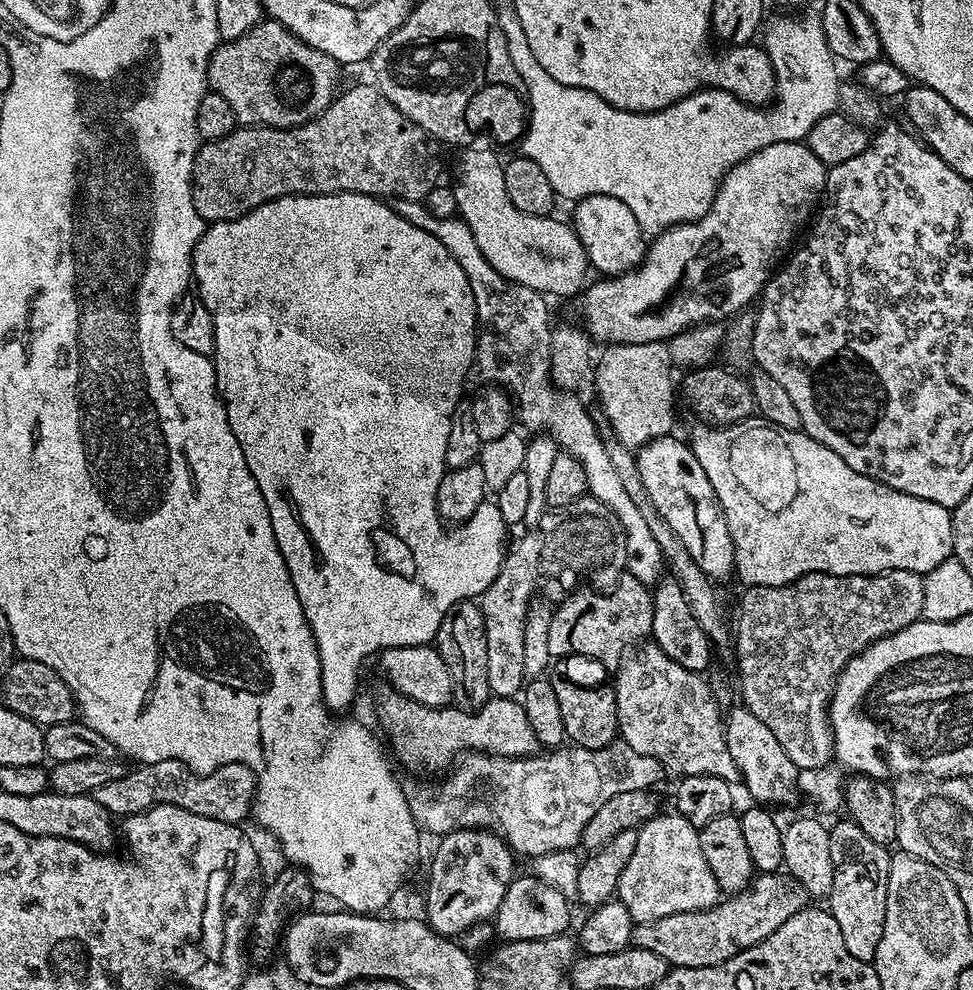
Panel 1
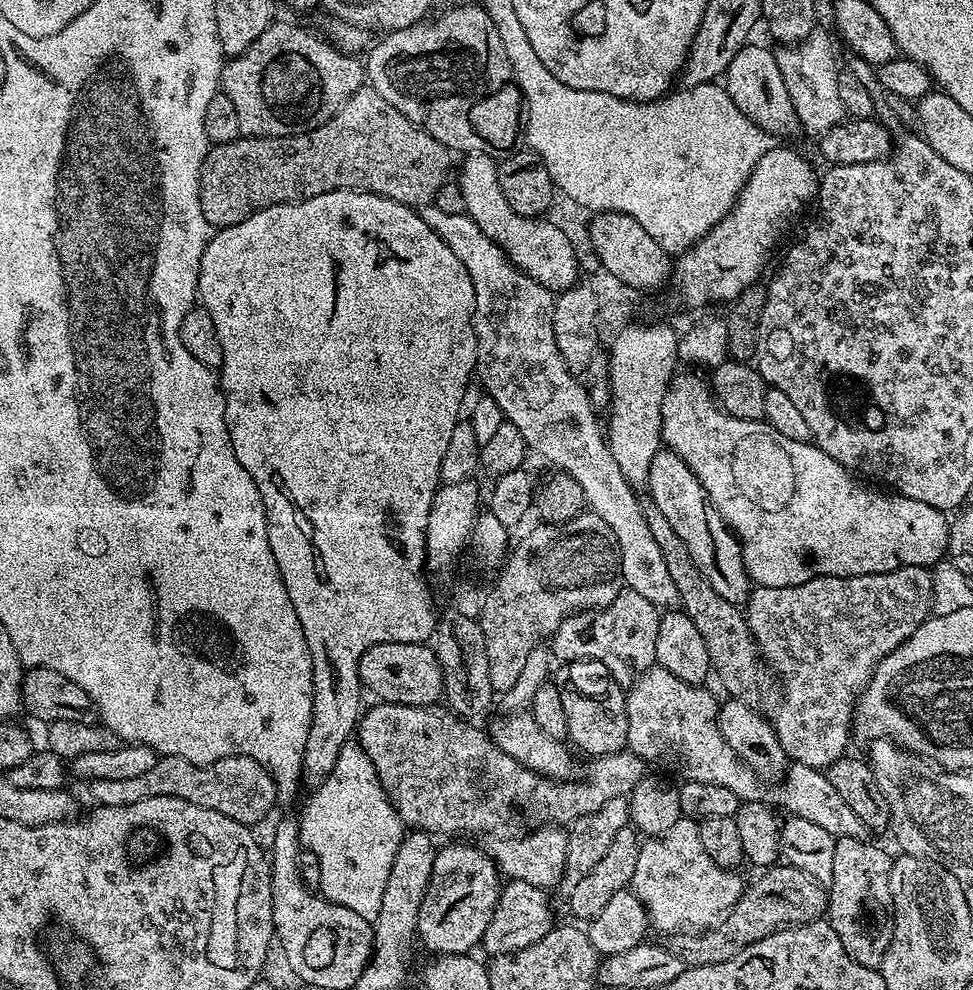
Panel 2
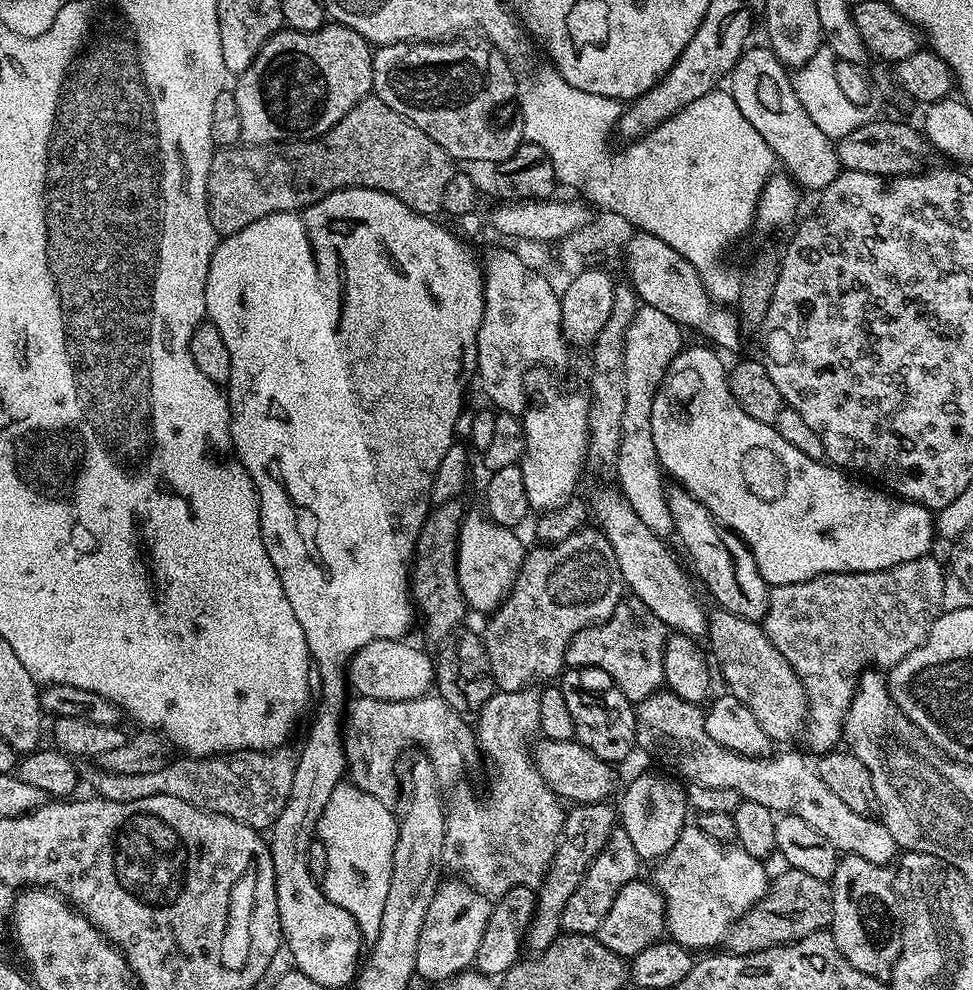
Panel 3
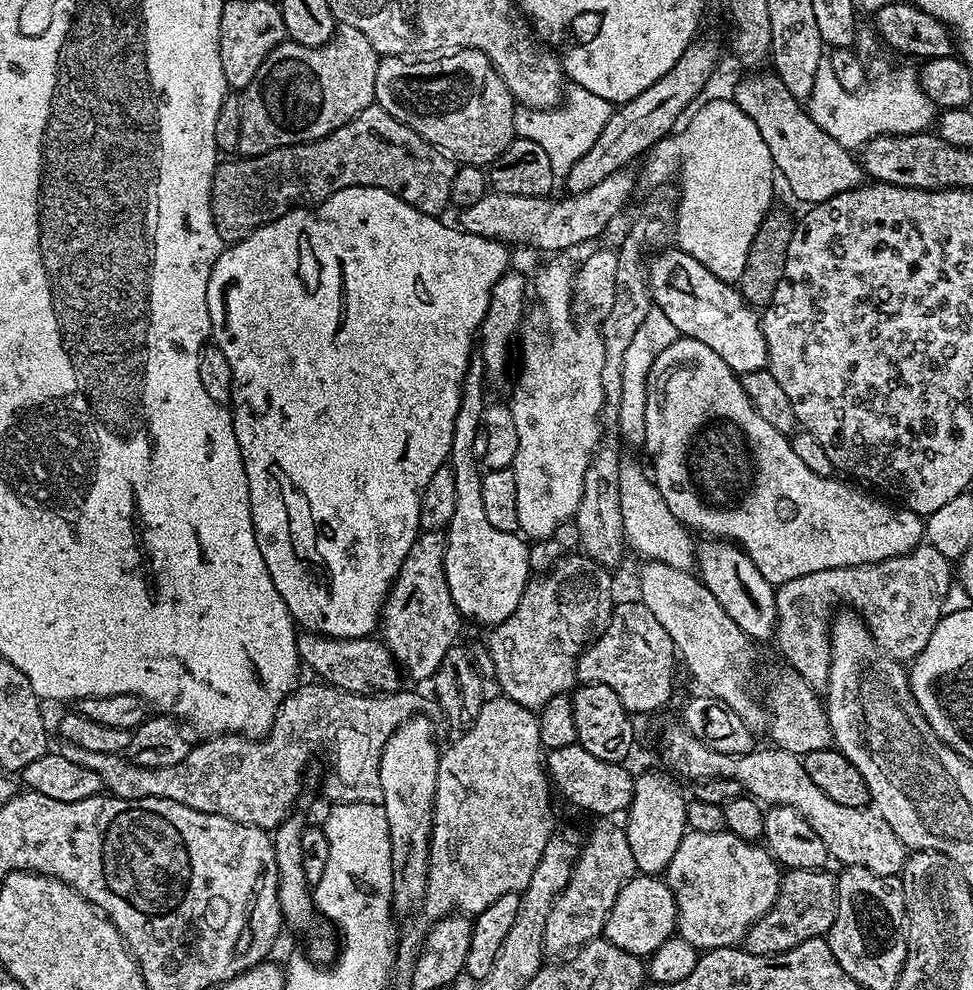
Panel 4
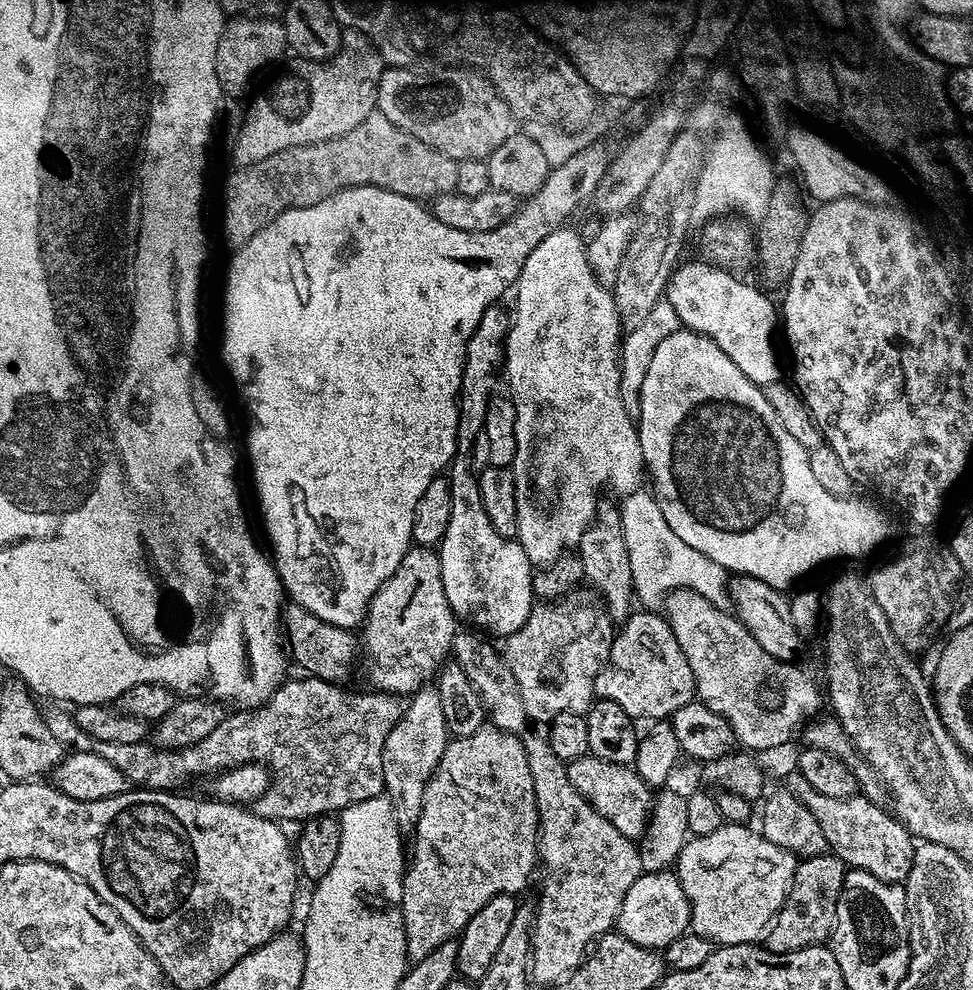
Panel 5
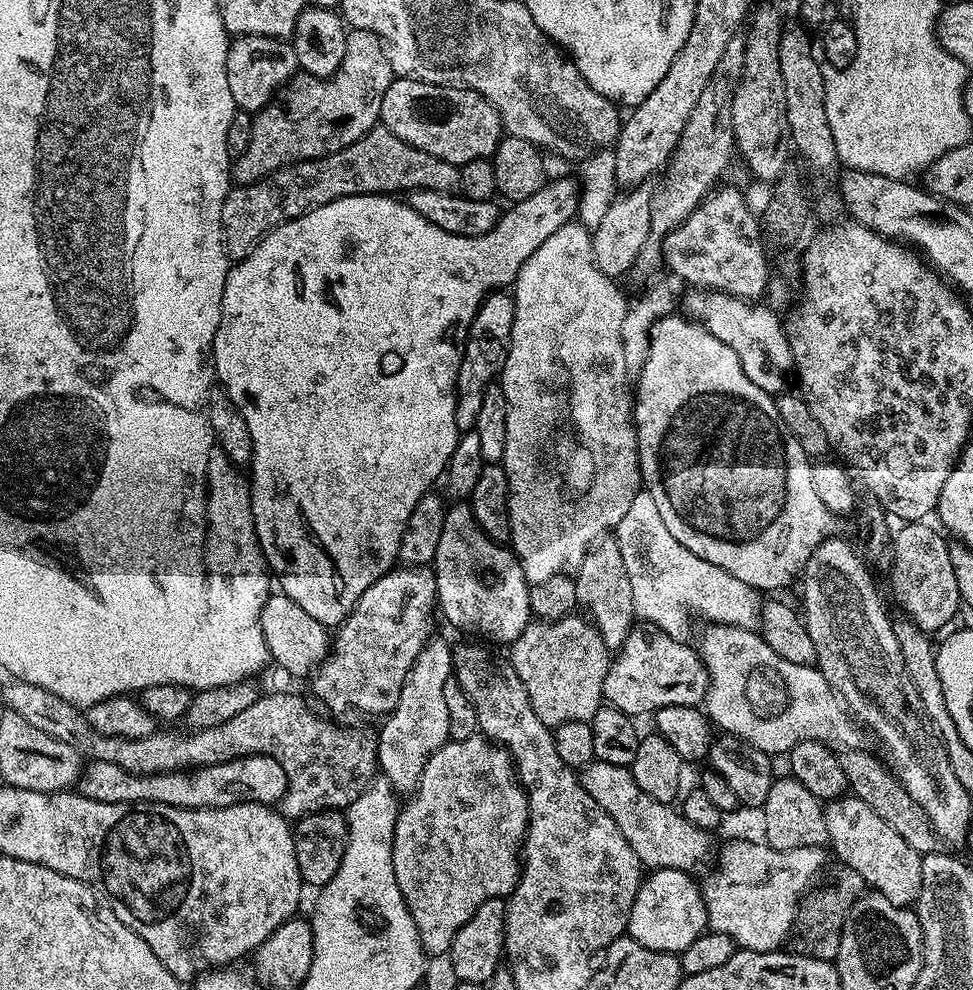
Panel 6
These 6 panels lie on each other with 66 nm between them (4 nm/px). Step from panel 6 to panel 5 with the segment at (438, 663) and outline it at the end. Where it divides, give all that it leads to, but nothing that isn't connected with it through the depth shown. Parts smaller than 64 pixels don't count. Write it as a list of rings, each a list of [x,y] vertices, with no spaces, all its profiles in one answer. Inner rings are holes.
[[[425,686],[407,701],[404,717],[390,730],[382,750],[384,792],[396,819],[396,827],[401,833],[408,834],[415,829],[422,814],[426,786],[446,750],[449,739],[450,733],[437,689]]]

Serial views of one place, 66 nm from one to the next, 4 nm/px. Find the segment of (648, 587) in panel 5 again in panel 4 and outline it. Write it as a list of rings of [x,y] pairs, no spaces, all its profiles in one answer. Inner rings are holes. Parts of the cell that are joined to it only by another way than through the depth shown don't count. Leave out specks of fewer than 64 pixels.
[[[640,464],[620,465],[620,505],[624,519],[624,534],[629,545],[641,552],[645,561],[665,563],[683,570],[688,570],[696,562],[696,544],[693,533],[680,520],[670,514],[670,508],[656,489],[656,482]]]

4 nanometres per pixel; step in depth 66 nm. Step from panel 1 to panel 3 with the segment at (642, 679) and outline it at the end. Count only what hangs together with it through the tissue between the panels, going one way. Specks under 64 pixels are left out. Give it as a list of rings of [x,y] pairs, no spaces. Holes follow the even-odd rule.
[[[669,690],[655,692],[645,700],[635,705],[636,709],[636,742],[639,751],[649,752],[660,764],[665,764],[669,773],[675,774],[681,781],[698,786],[718,786],[725,790],[738,790],[741,800],[759,802],[766,806],[773,814],[780,816],[797,816],[802,822],[814,826],[826,842],[835,846],[837,853],[850,856],[861,856],[875,864],[891,865],[897,859],[898,849],[894,838],[890,838],[890,830],[879,819],[872,816],[854,814],[850,806],[846,806],[838,797],[830,791],[830,786],[818,778],[818,770],[815,763],[803,751],[780,752],[766,756],[743,756],[710,738],[704,729],[704,712],[701,705],[691,704]]]

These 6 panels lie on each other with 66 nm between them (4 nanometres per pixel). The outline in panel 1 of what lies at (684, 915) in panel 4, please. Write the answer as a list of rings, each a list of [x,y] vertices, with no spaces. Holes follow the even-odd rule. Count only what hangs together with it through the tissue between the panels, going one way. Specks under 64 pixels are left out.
[[[657,814],[640,825],[636,832],[634,854],[630,854],[630,862],[626,862],[626,870],[622,870],[622,878],[616,887],[616,896],[623,902],[630,918],[637,924],[654,922],[658,918],[666,918],[679,912],[704,912],[714,907],[722,896],[714,874],[710,874],[710,866],[706,866],[706,858],[702,858],[697,825],[678,814],[671,815]]]

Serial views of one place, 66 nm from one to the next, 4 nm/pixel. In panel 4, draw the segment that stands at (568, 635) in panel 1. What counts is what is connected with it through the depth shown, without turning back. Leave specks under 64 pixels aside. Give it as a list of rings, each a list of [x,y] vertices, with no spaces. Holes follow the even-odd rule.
[[[633,598],[613,607],[606,630],[581,652],[576,662],[576,672],[583,683],[610,686],[629,714],[656,714],[672,696],[676,664],[678,668],[676,646],[665,627],[654,618],[645,604]]]

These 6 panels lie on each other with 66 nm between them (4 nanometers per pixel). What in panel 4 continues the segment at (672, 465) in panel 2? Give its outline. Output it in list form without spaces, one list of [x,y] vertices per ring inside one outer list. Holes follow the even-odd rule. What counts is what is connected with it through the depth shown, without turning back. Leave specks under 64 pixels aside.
[[[704,538],[696,544],[696,562],[698,575],[704,584],[718,598],[718,606],[734,618],[734,622],[754,642],[773,639],[776,630],[776,588],[766,578],[762,578],[762,570],[754,566],[754,562],[745,554],[743,548],[732,542],[725,542],[720,538]]]

